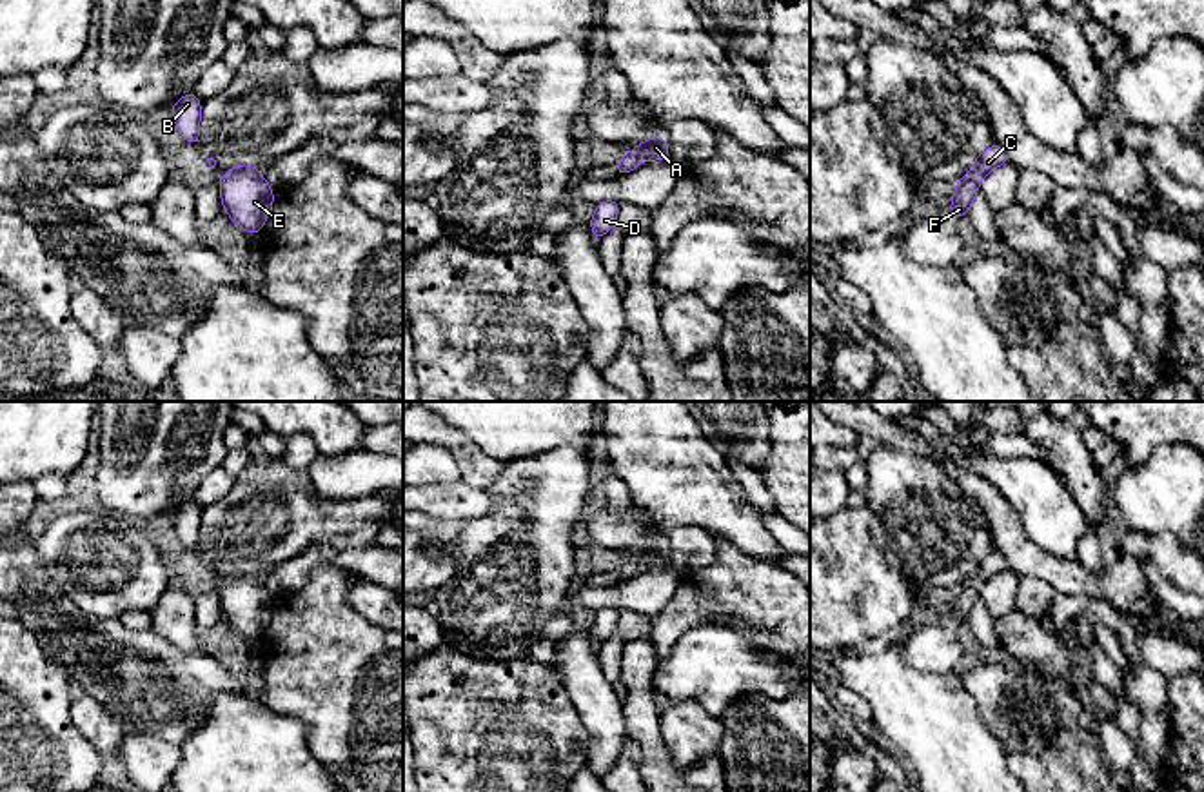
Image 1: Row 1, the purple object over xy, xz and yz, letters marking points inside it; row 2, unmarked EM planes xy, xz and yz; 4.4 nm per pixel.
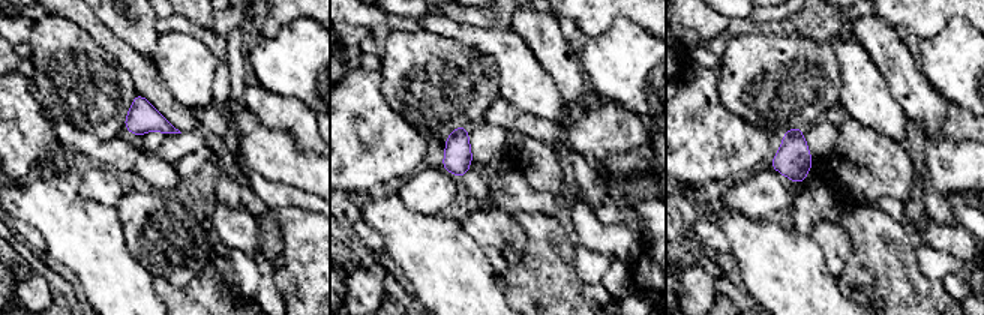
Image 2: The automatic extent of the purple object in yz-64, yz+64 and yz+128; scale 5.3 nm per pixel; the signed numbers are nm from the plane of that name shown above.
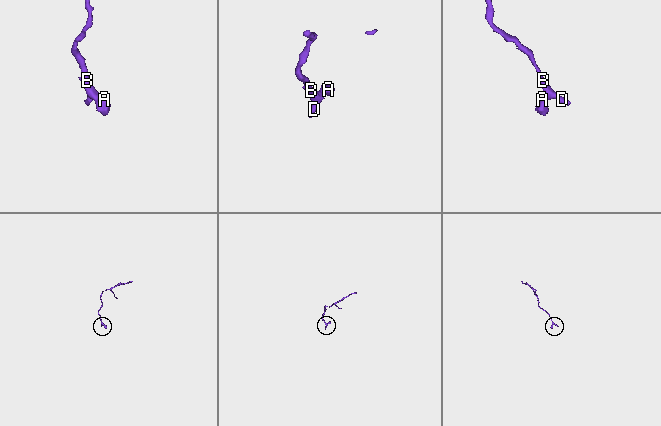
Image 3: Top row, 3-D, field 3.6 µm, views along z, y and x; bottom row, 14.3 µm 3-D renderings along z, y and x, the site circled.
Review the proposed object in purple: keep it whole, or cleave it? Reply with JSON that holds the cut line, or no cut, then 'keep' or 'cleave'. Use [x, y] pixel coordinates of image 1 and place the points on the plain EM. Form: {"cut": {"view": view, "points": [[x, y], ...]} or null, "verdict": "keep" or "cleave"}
{"cut": null, "verdict": "keep"}

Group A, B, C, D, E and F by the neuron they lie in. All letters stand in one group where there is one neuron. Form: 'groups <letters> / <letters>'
groups A B C D E F

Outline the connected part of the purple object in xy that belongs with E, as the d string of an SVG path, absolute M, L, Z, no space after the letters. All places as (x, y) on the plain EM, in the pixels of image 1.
M234 572L227 581L220 581L222 612L249 641L256 641L265 632L272 618L274 598L254 572Z

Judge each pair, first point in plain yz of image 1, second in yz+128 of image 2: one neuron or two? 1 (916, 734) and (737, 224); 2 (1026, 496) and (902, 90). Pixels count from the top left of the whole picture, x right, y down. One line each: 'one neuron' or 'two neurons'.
1: one neuron
2: two neurons

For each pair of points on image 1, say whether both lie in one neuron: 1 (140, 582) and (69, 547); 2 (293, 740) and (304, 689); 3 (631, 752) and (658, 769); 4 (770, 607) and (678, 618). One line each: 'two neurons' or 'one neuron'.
1: one neuron
2: two neurons
3: two neurons
4: one neuron

